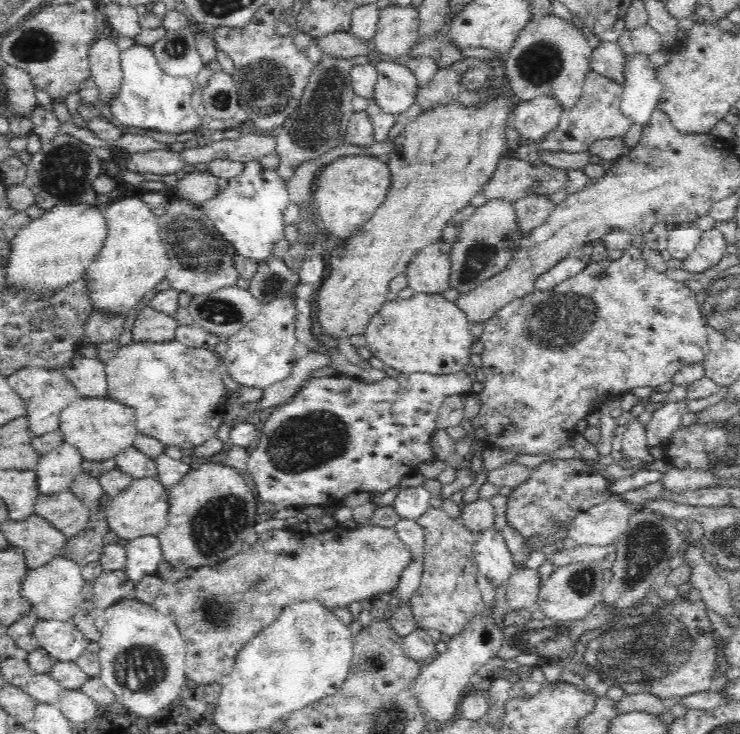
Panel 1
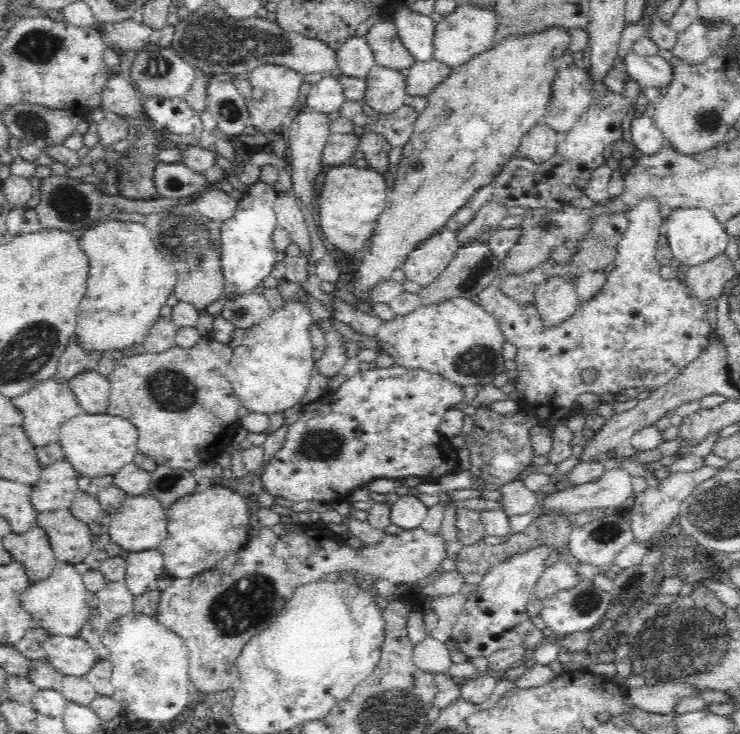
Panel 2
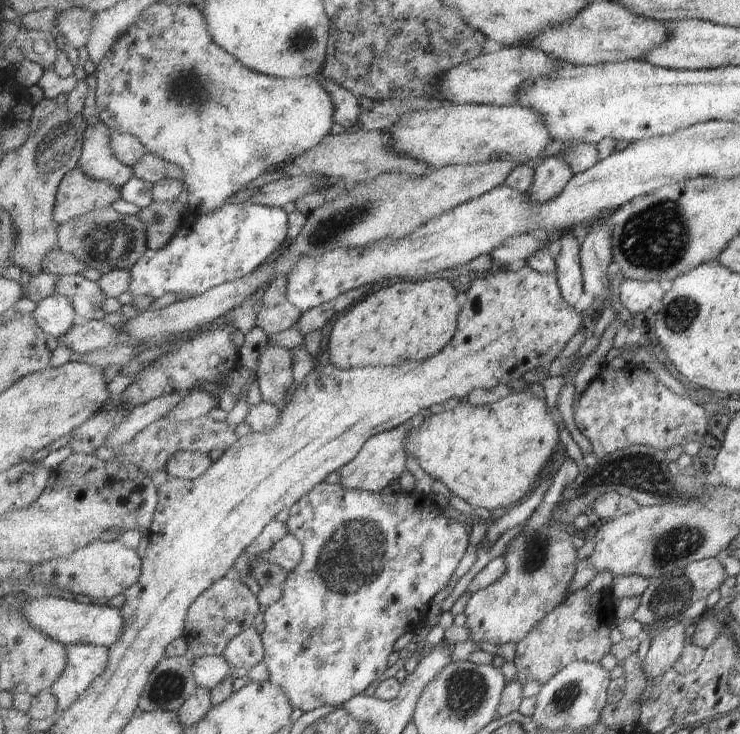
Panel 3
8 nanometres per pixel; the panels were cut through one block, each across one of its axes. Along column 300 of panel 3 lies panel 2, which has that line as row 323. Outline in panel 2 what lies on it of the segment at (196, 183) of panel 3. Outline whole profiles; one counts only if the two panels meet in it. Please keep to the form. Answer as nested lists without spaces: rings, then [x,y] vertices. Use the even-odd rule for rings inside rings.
[[[112,219],[79,233],[80,249],[87,256],[86,294],[78,306],[75,336],[83,352],[122,352],[143,344],[160,318],[178,274],[156,248],[150,231],[136,221]]]

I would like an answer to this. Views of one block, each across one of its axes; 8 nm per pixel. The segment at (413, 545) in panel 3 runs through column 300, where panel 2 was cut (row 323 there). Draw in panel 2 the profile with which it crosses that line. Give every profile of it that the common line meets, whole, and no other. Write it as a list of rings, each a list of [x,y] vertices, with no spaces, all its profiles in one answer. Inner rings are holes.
[[[644,199],[625,213],[629,220],[624,238],[619,242],[618,253],[613,270],[607,274],[607,282],[602,286],[602,292],[594,296],[586,304],[578,304],[578,310],[572,318],[556,328],[543,328],[535,306],[522,306],[508,298],[492,283],[482,289],[479,303],[500,321],[500,327],[506,335],[506,340],[517,348],[514,358],[516,362],[516,390],[522,392],[520,408],[532,413],[540,424],[549,426],[552,435],[552,450],[548,459],[557,465],[567,460],[573,452],[571,443],[573,434],[565,422],[578,409],[576,398],[584,393],[611,394],[627,388],[646,387],[656,389],[672,382],[690,364],[694,362],[712,341],[712,331],[706,310],[702,302],[691,298],[685,283],[670,282],[661,277],[661,266],[657,263],[657,248],[662,238],[662,212],[658,199]],[[586,370],[596,370],[596,380],[584,383],[582,374]]]

